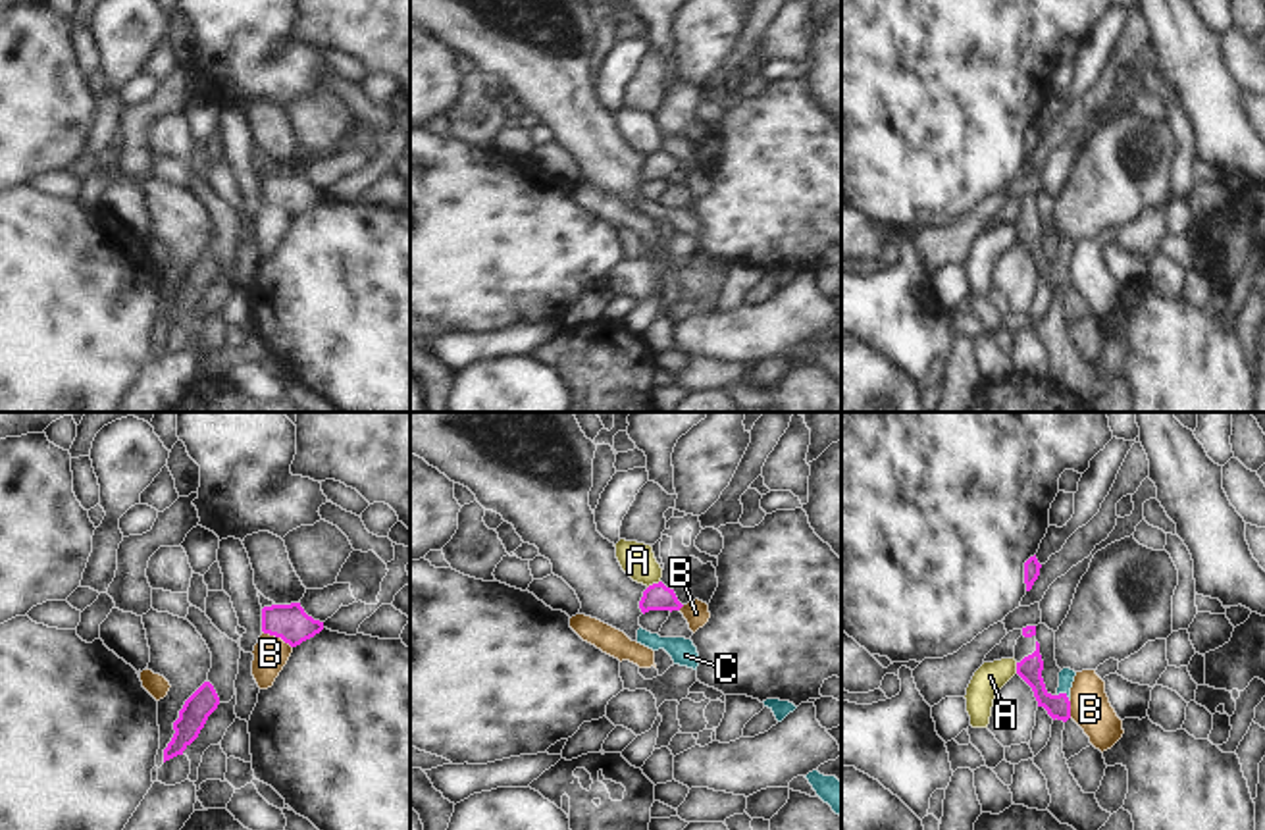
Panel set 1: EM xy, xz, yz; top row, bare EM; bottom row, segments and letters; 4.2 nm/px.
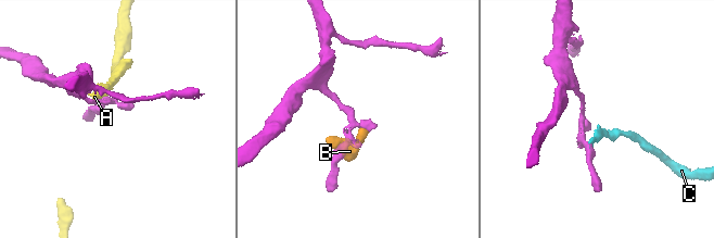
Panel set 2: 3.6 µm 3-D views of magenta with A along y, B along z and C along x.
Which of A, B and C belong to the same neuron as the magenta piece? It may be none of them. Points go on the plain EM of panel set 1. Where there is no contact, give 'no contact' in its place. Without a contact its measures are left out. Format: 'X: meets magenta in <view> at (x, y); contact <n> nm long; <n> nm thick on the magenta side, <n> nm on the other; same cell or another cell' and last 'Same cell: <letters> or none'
A: meets magenta in xz at (653, 153); contact 70 nm long; 110 nm thick on the magenta side, 150 nm on the other; another cell
B: meets magenta in xy at (278, 205); contact 150 nm long; 150 nm thick on the magenta side, 140 nm on the other; another cell
C: meets magenta in yz at (1063, 262); contact 60 nm long; 100 nm thick on the magenta side, 60 nm on the other; same cell
Same cell: C

